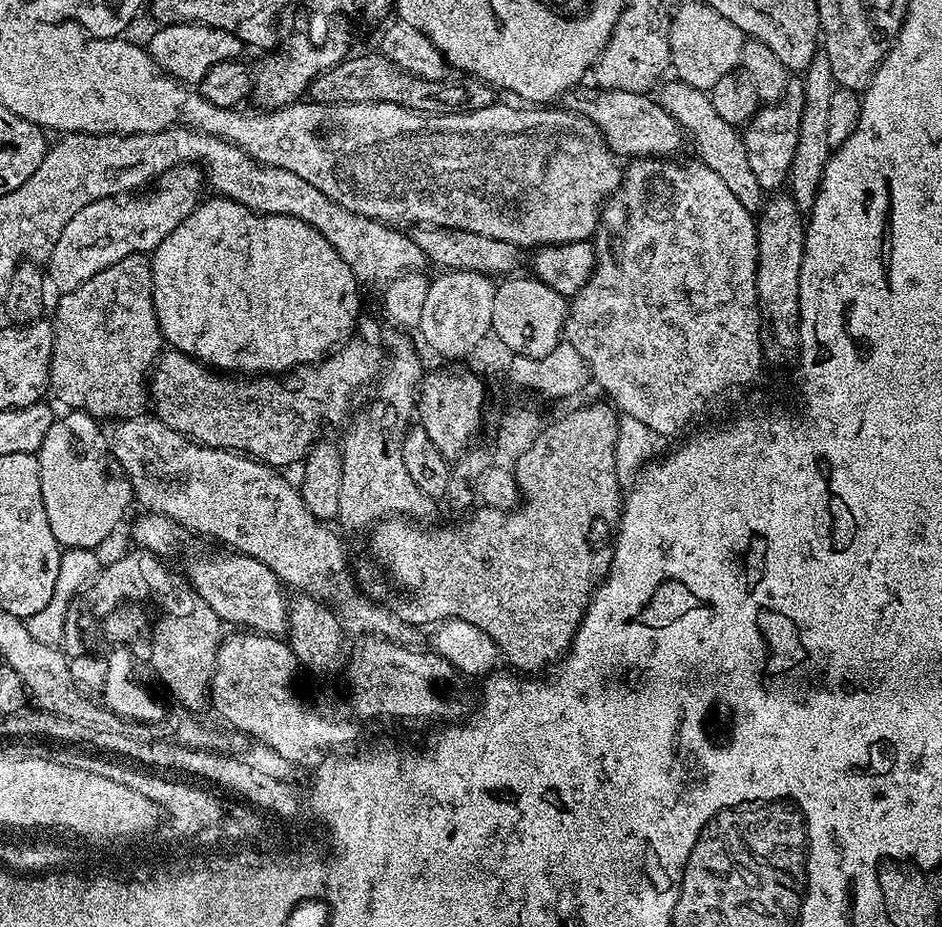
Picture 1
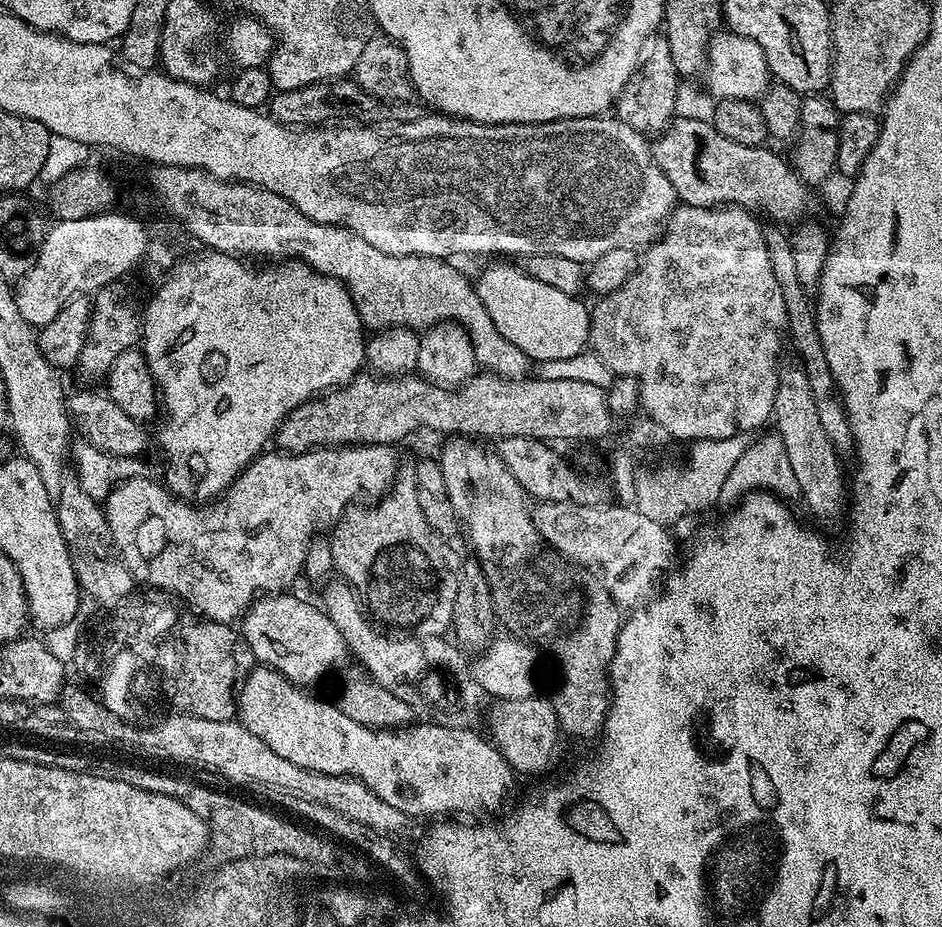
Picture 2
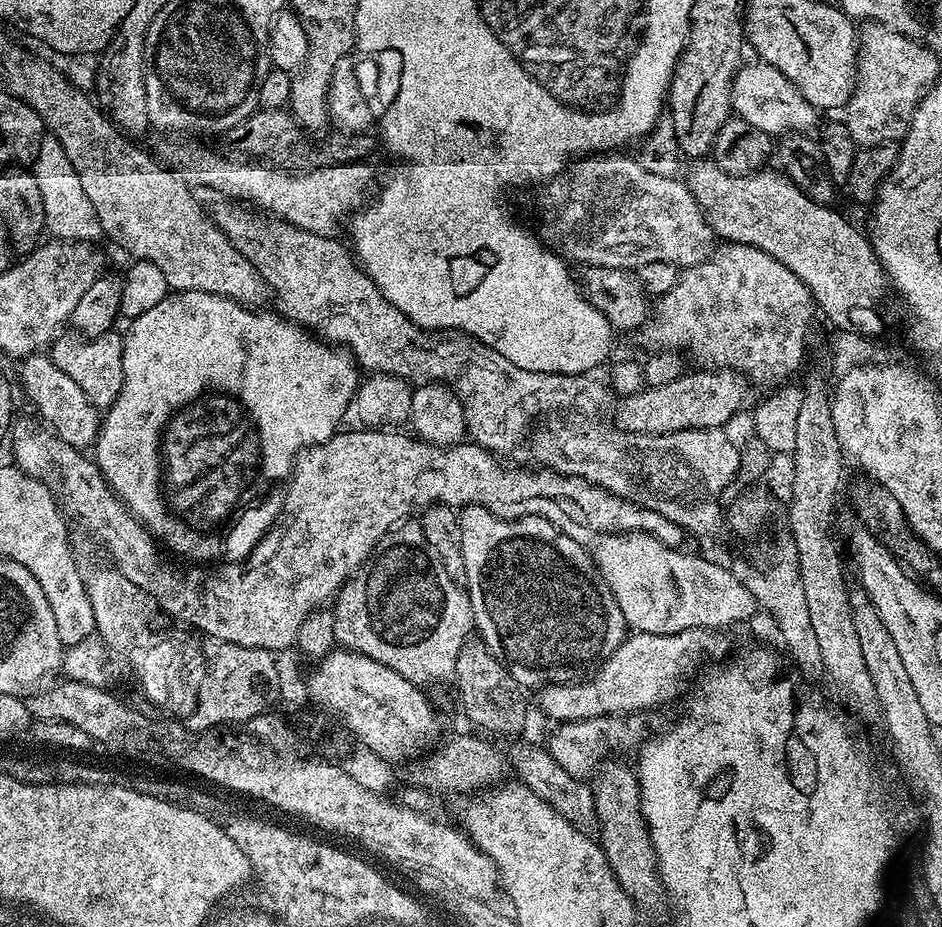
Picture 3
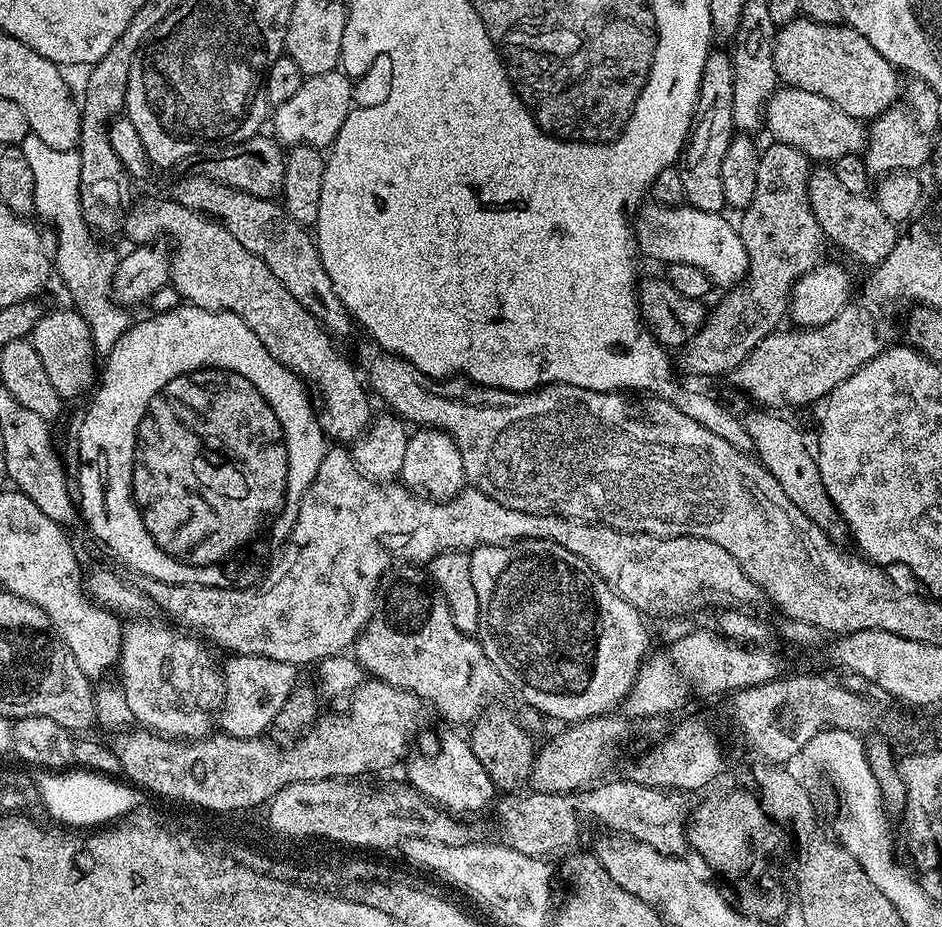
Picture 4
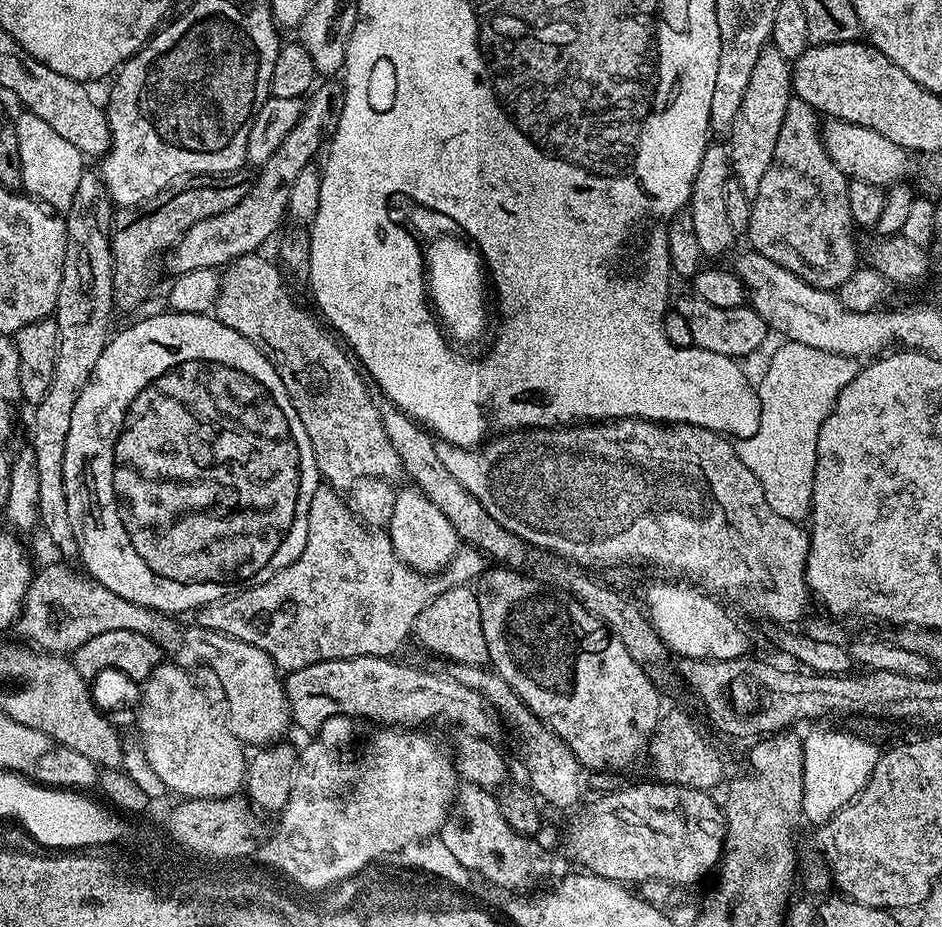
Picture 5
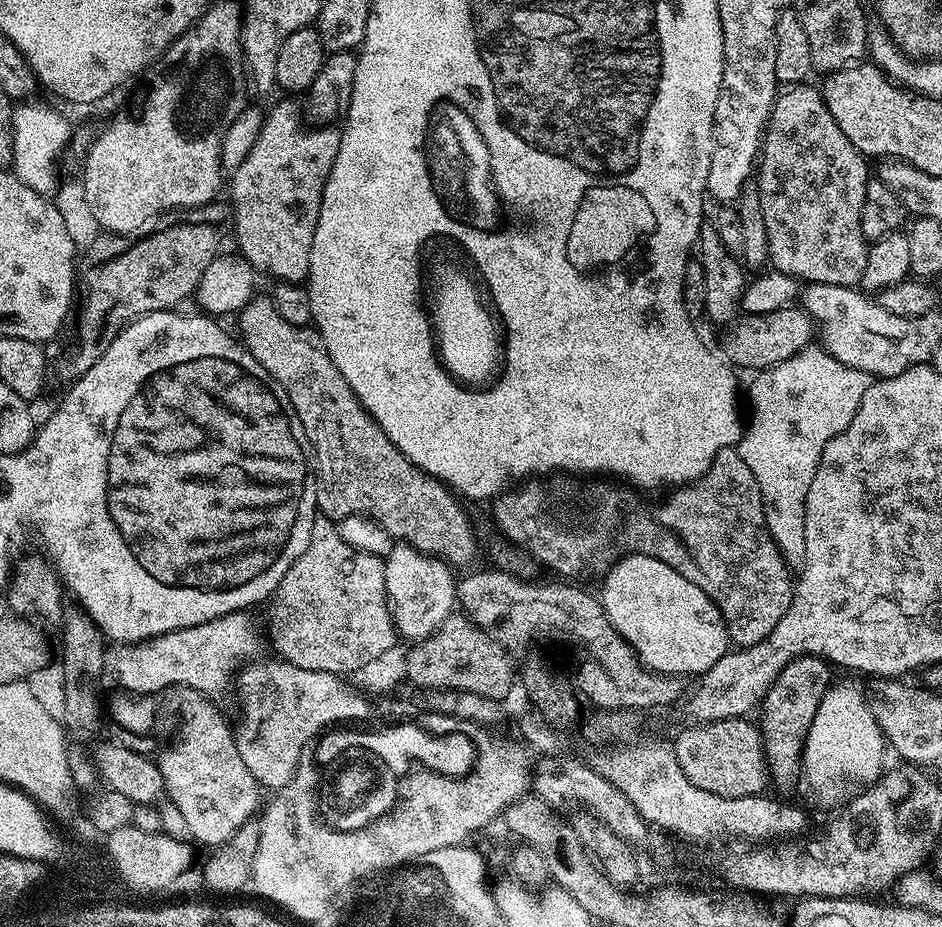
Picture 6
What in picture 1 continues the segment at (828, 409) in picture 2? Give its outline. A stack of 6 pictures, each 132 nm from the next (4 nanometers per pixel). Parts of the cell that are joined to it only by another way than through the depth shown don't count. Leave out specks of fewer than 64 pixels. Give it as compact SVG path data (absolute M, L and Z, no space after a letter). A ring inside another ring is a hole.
M679 78L661 83L658 88L658 99L665 110L673 116L686 133L687 139L692 140L696 152L700 155L699 163L709 168L717 181L724 183L723 191L729 196L738 198L742 206L750 213L759 213L766 203L766 192L758 186L758 178L754 178L754 170L750 170L750 161L746 159L744 137L738 131L737 125L725 122L714 110L711 95L703 88L695 88L683 84Z

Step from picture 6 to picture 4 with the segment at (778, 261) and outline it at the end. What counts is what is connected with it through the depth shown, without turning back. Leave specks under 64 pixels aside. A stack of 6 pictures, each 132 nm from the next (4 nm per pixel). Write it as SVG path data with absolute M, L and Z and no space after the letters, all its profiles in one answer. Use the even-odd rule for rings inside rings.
M779 142L769 143L769 148L766 147L760 153L760 161L758 162L758 190L754 190L754 198L750 202L748 208L743 209L741 220L738 220L738 231L742 238L742 246L746 246L746 254L748 255L748 274L746 283L743 286L737 286L720 300L720 305L716 309L707 313L706 319L702 327L698 330L698 334L694 334L694 338L690 338L684 347L679 349L680 364L678 360L678 368L685 372L688 376L724 376L727 377L738 366L742 366L742 362L746 362L746 358L752 351L758 347L767 336L772 335L781 327L780 319L785 319L788 310L788 301L792 295L792 287L796 284L799 276L806 275L810 270L820 267L824 256L824 244L826 245L826 237L822 226L818 226L818 218L814 218L814 210L810 206L810 198L808 197L808 173L810 171L810 161L808 157L801 154L794 146L786 146Z

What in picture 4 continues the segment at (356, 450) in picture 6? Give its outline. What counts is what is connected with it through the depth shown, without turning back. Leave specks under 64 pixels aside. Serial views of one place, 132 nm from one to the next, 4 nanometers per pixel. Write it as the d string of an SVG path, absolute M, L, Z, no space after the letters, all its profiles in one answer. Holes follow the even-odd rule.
M165 198L153 204L144 204L133 212L131 209L122 221L122 232L136 246L161 238L171 241L174 251L170 256L170 284L178 296L211 312L238 314L238 318L242 318L242 322L246 322L246 326L258 334L262 346L270 350L279 364L321 392L320 400L318 396L318 419L329 441L355 442L364 435L370 423L369 393L354 364L352 369L351 362L332 345L333 337L297 302L294 294L290 294L290 290L286 290L286 286L282 286L282 282L270 274L270 266L266 266L262 258L250 254L250 250L246 250L246 246L242 246L242 242L230 234L230 230L182 206L177 200Z

